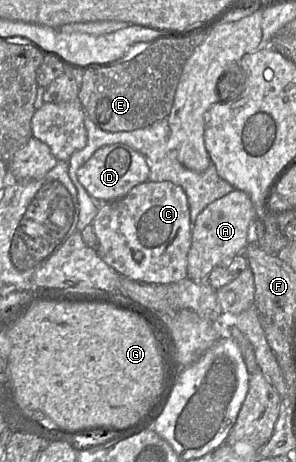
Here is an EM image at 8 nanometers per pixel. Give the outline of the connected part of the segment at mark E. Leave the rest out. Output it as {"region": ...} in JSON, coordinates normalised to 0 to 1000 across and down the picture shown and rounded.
{"region":[[[699,71],[628,82],[541,80],[443,128],[291,145],[264,203],[291,249],[368,286],[449,284],[564,258],[622,141],[696,78]]]}

